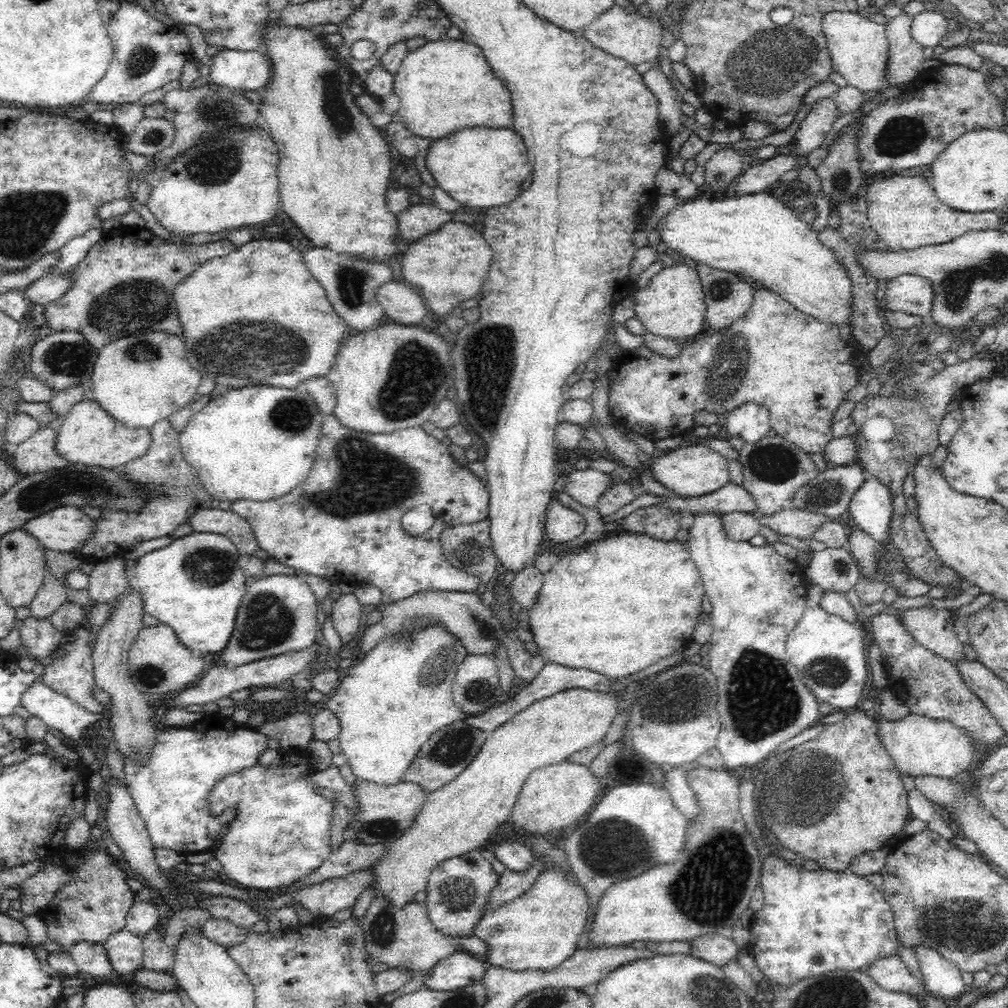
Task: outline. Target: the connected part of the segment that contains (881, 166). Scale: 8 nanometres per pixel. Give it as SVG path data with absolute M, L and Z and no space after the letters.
M942 63L942 66L924 69L920 76L908 86L904 86L898 96L888 99L883 105L875 108L865 119L856 135L855 148L864 172L900 172L916 168L922 164L931 165L942 154L942 151L959 135L980 128L1002 130L1006 126L1004 107L999 98L987 85L984 70L972 70L958 64Z

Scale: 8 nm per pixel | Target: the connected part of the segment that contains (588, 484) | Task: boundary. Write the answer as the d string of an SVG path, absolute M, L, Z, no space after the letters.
M595 469L578 470L567 476L565 491L586 508L595 508L598 498L616 480L612 474L603 473Z

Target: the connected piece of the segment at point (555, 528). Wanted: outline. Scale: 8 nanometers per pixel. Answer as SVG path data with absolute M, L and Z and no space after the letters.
M556 496L550 499L545 520L546 539L560 547L572 546L585 527L586 519L581 514L561 503Z

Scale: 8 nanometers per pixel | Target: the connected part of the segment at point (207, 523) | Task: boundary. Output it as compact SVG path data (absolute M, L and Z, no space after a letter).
M198 508L186 518L192 532L215 533L230 538L241 555L252 555L258 550L256 537L247 520L231 510Z

